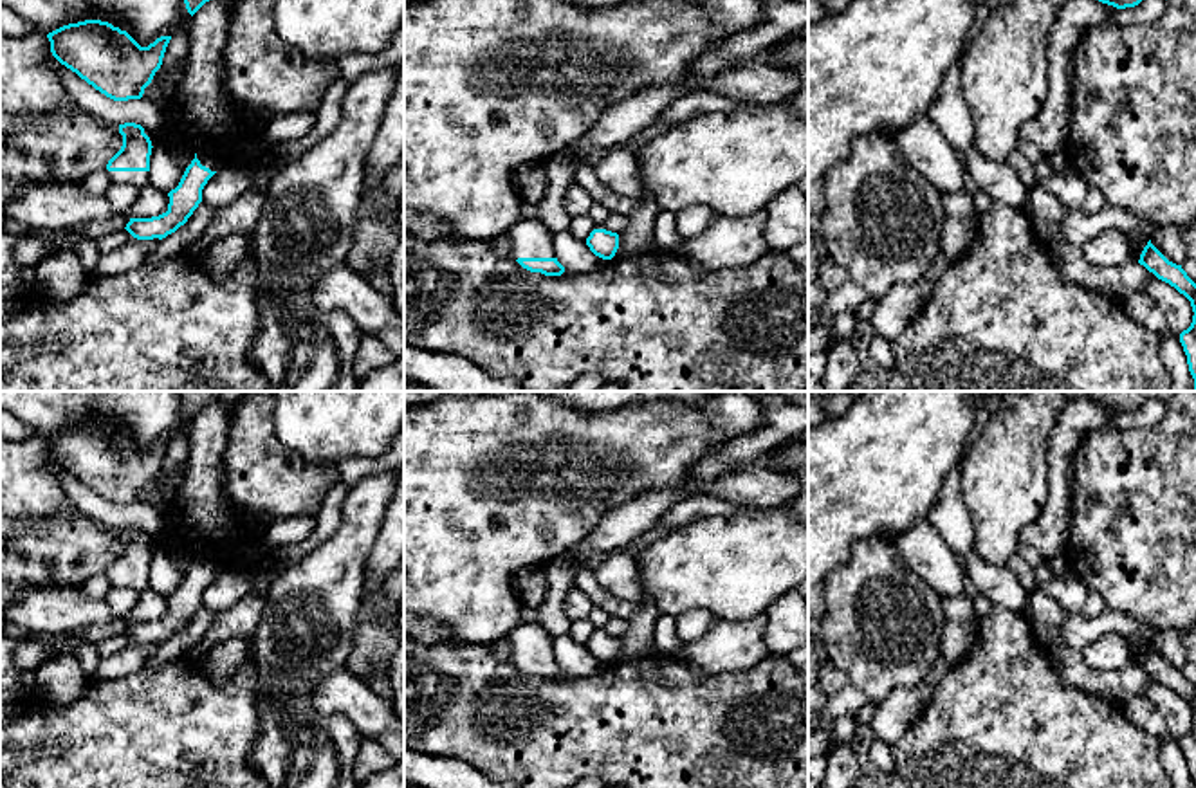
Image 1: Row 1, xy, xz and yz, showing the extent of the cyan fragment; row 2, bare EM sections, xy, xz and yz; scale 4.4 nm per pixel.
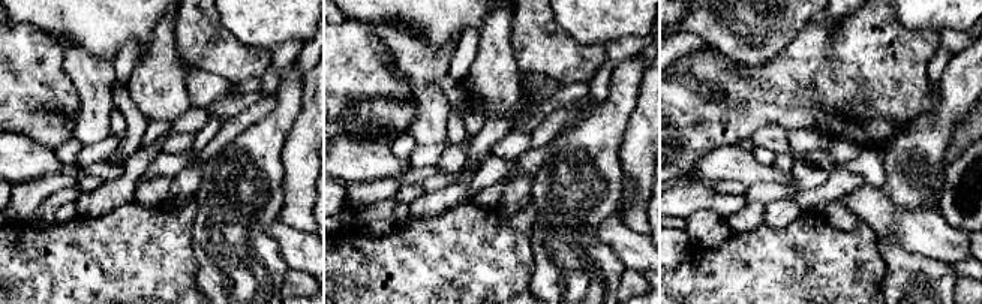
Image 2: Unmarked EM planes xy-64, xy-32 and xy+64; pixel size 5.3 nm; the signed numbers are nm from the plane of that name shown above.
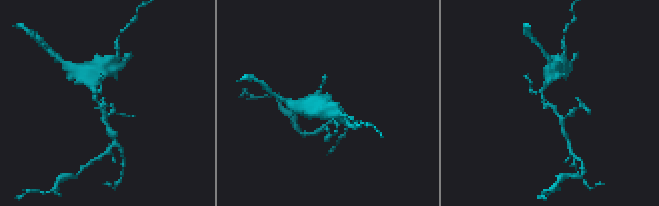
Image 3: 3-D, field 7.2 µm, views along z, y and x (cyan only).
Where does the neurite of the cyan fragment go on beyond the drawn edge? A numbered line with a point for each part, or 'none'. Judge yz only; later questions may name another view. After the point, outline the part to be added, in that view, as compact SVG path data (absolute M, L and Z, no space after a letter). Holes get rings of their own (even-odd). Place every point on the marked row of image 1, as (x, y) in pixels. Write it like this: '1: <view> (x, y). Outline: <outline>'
none

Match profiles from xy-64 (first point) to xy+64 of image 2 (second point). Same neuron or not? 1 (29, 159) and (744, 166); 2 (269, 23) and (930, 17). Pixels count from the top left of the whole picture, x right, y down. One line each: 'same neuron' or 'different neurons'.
1: same neuron
2: same neuron

